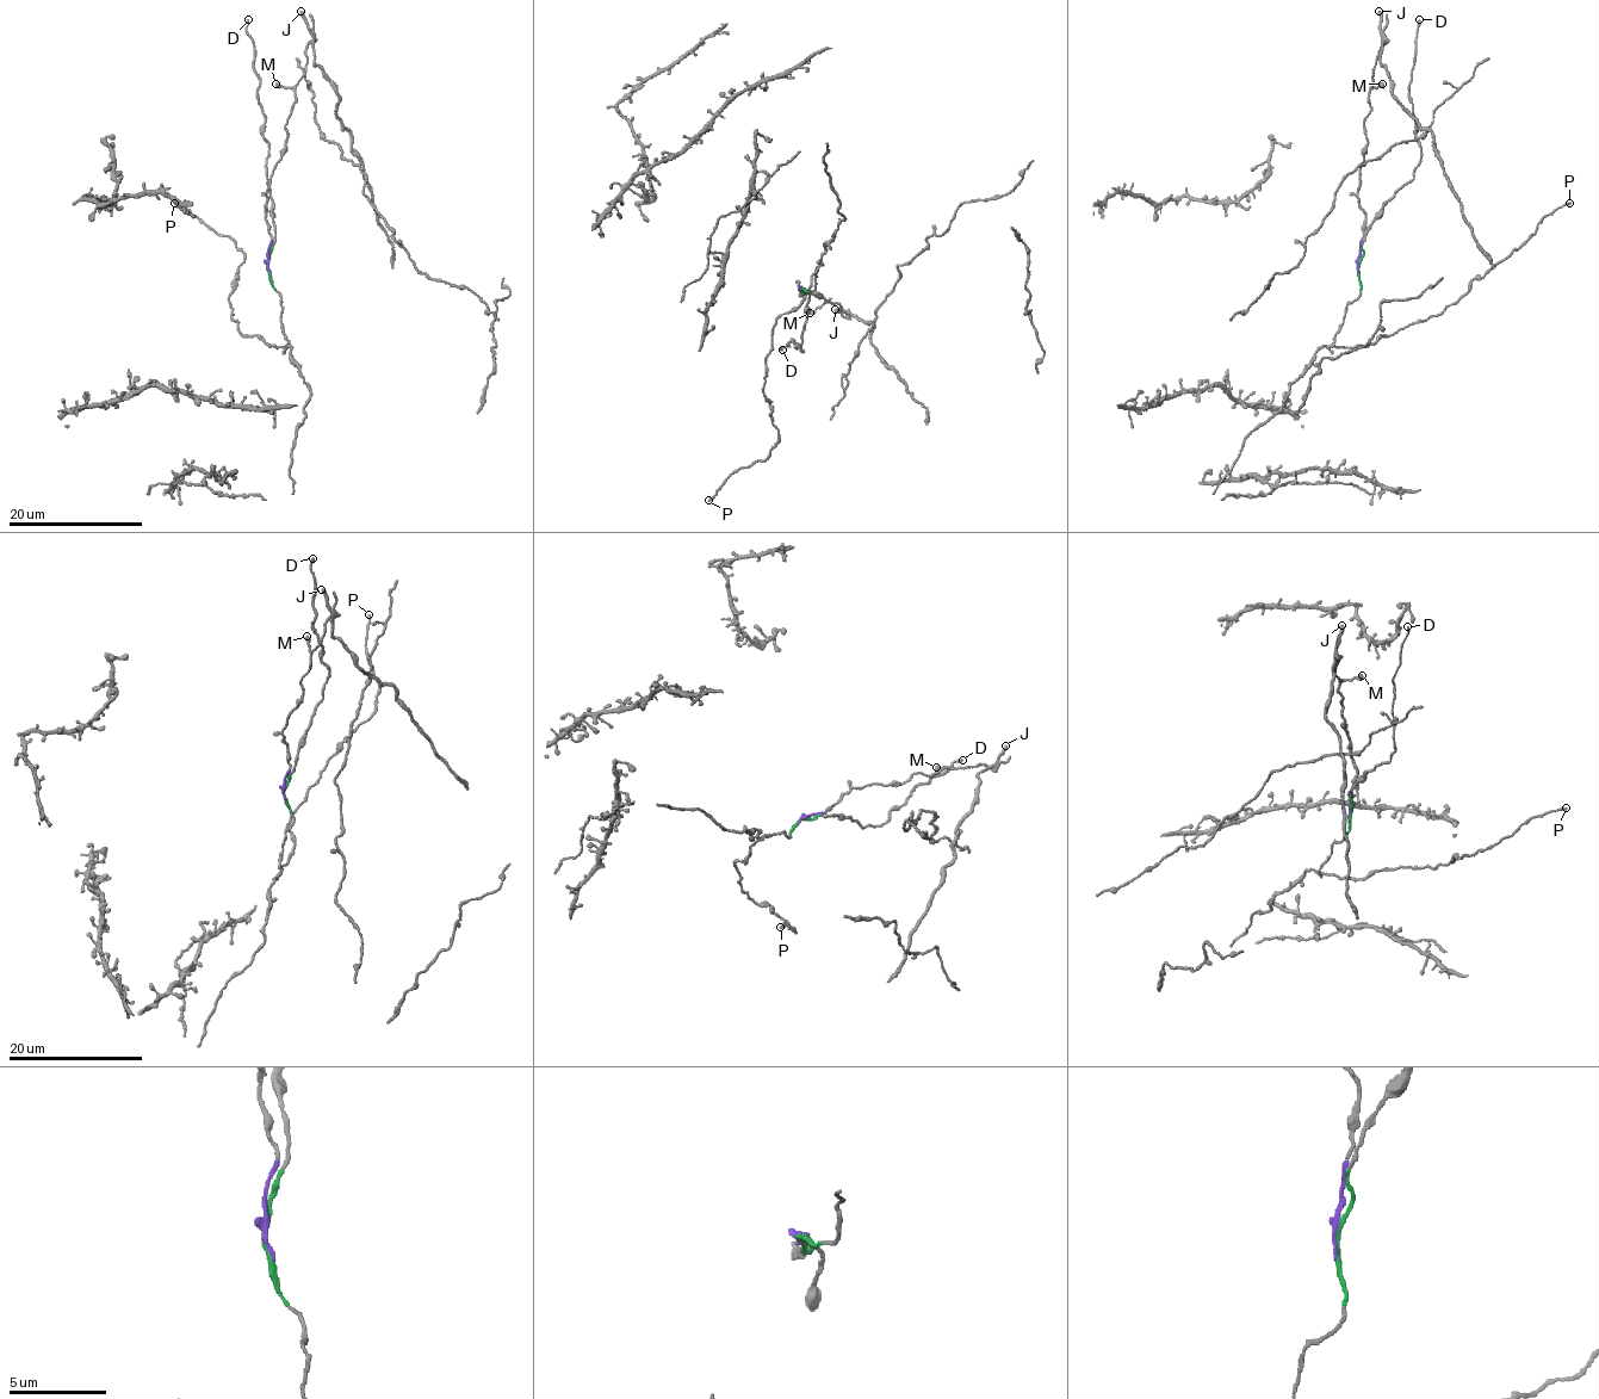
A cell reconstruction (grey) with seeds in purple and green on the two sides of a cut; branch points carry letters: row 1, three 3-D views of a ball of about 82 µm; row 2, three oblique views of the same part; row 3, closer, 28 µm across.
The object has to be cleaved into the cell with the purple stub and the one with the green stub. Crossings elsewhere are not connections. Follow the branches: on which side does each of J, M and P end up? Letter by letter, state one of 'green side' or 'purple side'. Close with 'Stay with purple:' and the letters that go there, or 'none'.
J: purple side
M: purple side
P: green side
Stay with purple: J, M

